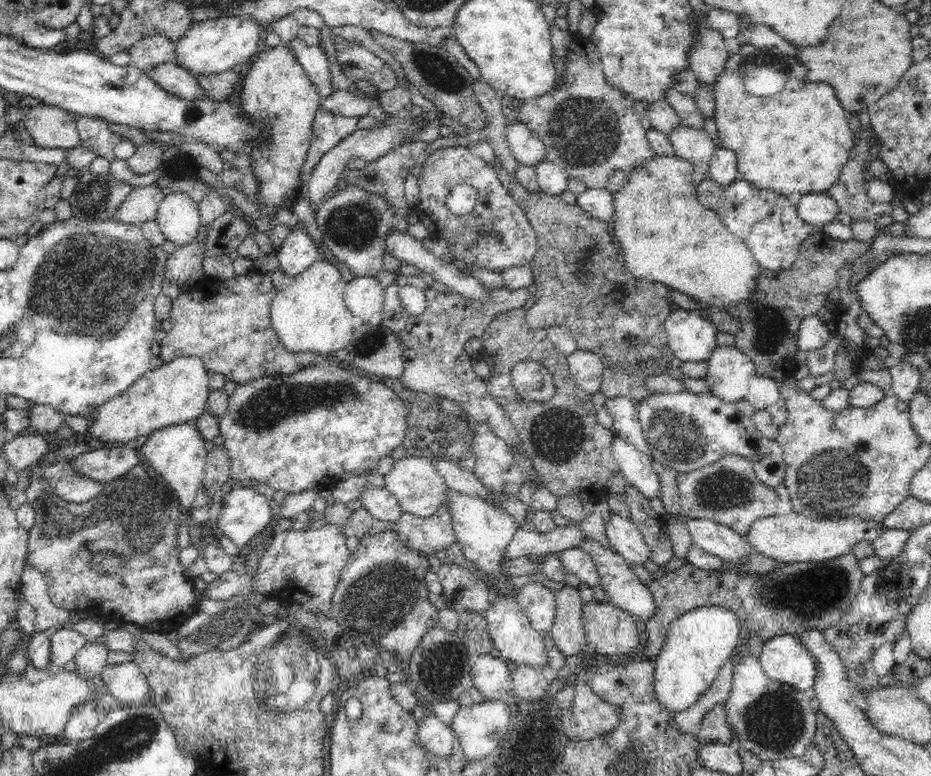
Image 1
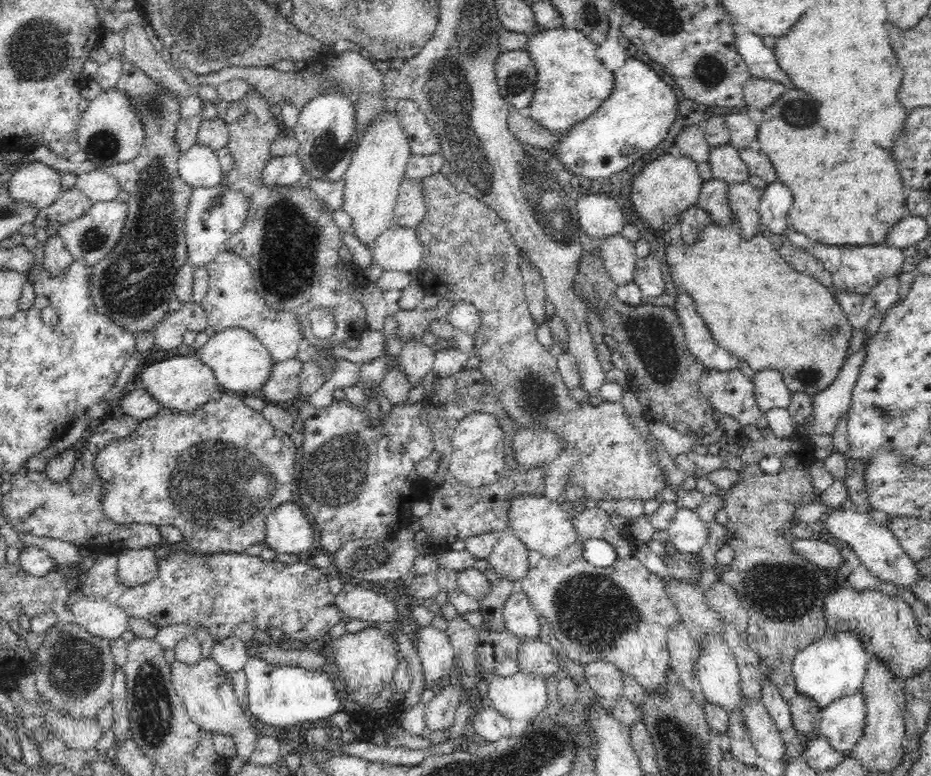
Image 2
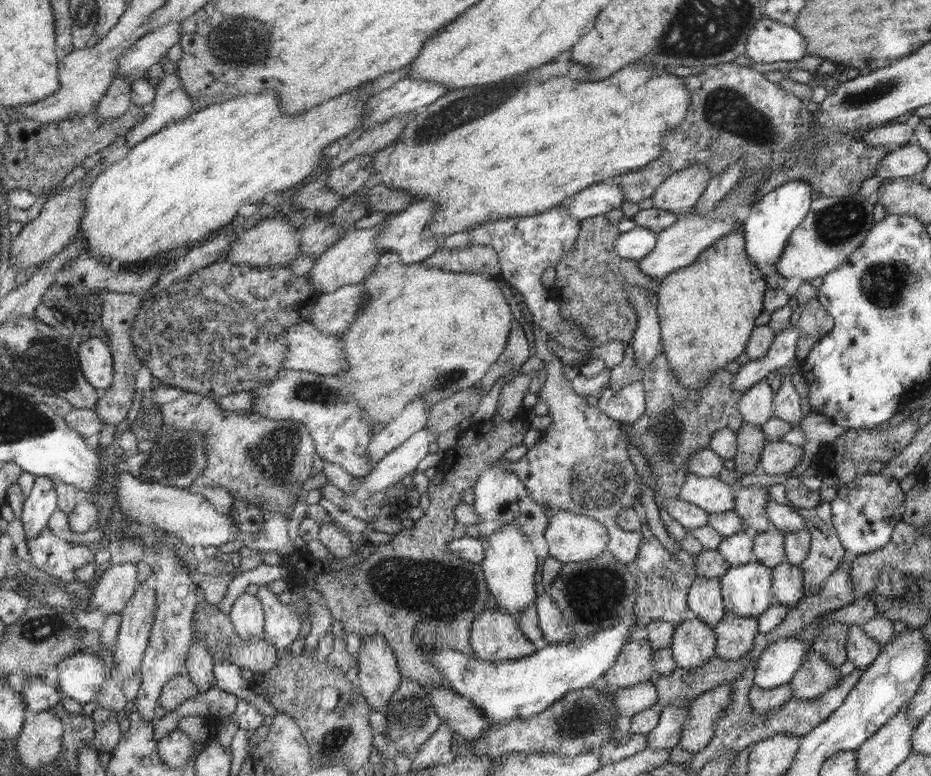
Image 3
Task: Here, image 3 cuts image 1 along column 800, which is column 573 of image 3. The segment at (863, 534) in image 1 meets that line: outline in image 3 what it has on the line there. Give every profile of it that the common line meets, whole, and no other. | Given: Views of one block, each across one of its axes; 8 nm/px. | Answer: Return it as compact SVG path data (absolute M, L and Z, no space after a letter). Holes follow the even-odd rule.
M560 511L545 529L549 556L558 562L582 562L598 558L608 547L609 530L582 515Z

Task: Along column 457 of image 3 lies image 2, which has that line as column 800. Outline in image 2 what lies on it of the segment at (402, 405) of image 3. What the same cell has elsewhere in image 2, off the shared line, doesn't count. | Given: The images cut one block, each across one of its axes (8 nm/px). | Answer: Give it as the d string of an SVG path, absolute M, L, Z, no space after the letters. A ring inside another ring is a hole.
M710 224L703 238L694 245L686 245L678 239L666 248L669 272L675 287L686 288L697 306L716 344L747 362L758 373L766 369L780 372L791 392L810 396L826 391L836 380L846 363L848 346L853 330L843 306L833 296L832 288L823 286L816 278L797 272L784 261L775 245L762 234L752 240L741 236L738 224L720 227Z

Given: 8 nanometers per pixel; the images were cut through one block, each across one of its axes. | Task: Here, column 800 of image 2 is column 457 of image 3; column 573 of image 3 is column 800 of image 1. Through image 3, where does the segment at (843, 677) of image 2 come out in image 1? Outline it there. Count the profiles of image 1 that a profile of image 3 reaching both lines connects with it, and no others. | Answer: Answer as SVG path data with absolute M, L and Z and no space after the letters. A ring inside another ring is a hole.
M772 636L764 642L758 660L766 676L772 680L789 684L802 692L814 687L814 659L796 636Z

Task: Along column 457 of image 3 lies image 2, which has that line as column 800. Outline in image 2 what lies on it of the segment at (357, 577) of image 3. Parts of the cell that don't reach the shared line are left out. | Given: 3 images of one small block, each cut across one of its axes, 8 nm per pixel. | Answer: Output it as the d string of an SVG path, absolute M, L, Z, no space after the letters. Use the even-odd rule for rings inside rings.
M768 426L760 429L763 440L752 440L743 433L735 437L737 444L743 447L742 459L746 467L738 471L740 480L727 489L724 496L724 511L728 516L727 544L734 549L734 558L730 564L721 566L722 575L720 580L729 584L738 594L742 601L743 607L748 611L749 623L745 628L747 643L760 655L764 665L771 672L770 681L774 683L780 694L786 702L791 700L799 693L794 683L793 660L808 643L815 641L817 638L826 634L826 617L824 617L824 598L828 592L838 588L836 579L832 578L830 584L829 572L812 564L809 560L798 555L792 548L792 540L795 540L790 527L797 526L800 521L797 520L796 508L800 504L811 503L816 501L822 495L818 489L812 486L812 477L810 468L813 464L812 457L808 458L790 458L792 454L798 454L799 441L792 438L778 438ZM764 456L776 456L780 458L782 466L777 474L768 474L760 469L759 462Z

